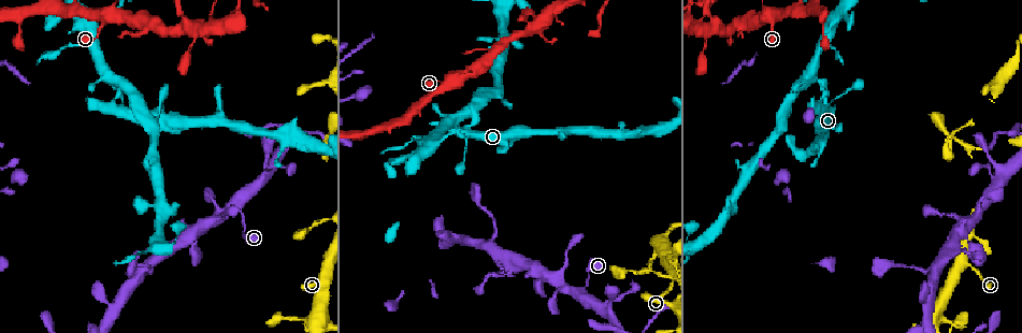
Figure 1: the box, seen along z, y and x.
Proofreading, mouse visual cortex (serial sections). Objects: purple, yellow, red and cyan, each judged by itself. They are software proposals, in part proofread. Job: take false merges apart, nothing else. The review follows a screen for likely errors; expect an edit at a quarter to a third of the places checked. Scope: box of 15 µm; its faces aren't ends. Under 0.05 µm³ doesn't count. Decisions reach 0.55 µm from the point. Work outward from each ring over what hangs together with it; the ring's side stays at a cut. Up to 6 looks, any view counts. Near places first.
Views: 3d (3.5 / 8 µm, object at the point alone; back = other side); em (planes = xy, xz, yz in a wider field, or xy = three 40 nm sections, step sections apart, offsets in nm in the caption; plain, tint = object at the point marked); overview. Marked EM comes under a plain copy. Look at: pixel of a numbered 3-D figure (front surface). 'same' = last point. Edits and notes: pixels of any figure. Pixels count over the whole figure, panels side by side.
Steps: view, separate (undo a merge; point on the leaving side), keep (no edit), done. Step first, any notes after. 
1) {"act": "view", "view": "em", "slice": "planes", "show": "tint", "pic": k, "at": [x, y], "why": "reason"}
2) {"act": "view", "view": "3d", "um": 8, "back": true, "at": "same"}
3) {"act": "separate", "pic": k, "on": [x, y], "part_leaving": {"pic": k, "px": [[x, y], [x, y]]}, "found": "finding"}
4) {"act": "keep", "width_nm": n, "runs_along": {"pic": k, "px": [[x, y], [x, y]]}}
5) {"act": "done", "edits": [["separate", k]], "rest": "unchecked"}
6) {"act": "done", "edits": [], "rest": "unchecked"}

{"act": "view", "view": "3d", "um": 3.5, "pic": 1, "at": [1004, 175], "why": "looks like a crossing"}

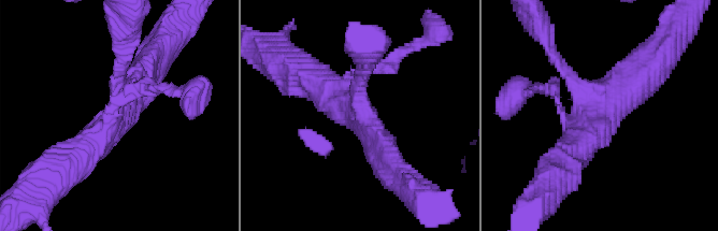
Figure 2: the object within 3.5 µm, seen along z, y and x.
{"act": "view", "view": "em", "slice": "xy", "step": 2, "show": "tint", "pic": 2, "at": [595, 110]}

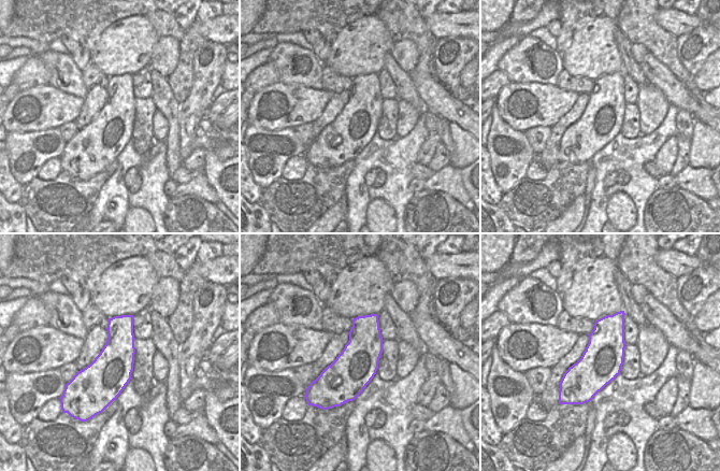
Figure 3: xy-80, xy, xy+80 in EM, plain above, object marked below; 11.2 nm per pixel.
{"act": "view", "view": "em", "slice": "xy", "step": 3, "show": "tint", "at": "same"}

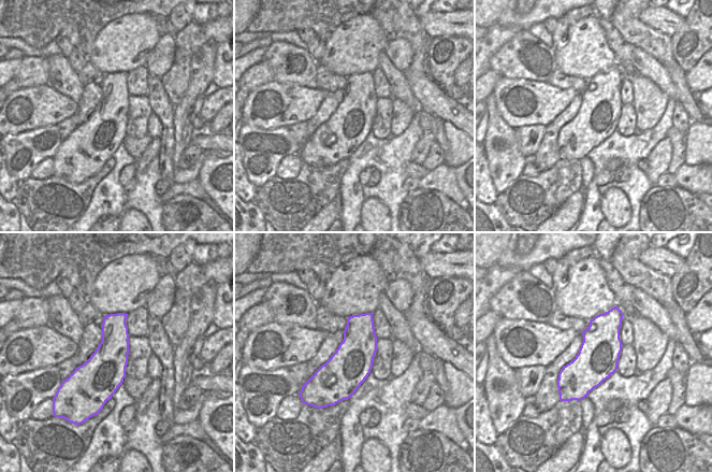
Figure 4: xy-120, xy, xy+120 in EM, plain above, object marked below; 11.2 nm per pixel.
{"act": "keep", "arm_widths_nm": [150, 200, 450, 500], "found": "all the same cell"}

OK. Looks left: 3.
{"act": "view", "view": "3d", "um": 3.5, "pic": 1, "at": [456, 127]}

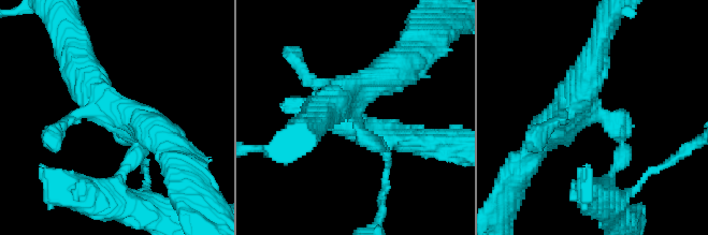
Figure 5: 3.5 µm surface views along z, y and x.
{"act": "view", "view": "em", "slice": "planes", "show": "tint", "pic": 5, "at": [596, 118]}

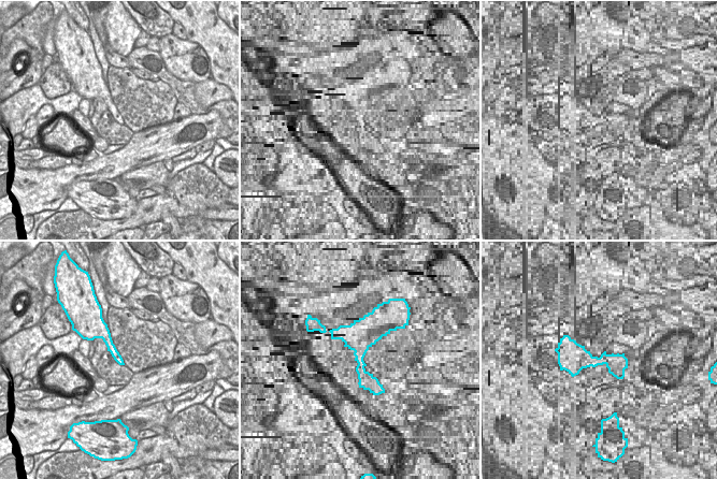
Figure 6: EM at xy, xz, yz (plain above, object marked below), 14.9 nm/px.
{"act": "keep", "runs_along": {"pic": 5, "px": [[617, 166], [622, 141], [606, 117], [545, 130]]}, "found": "continuous, no second cell"}

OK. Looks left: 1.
{"act": "done", "edits": [], "rest": "unchecked"}

